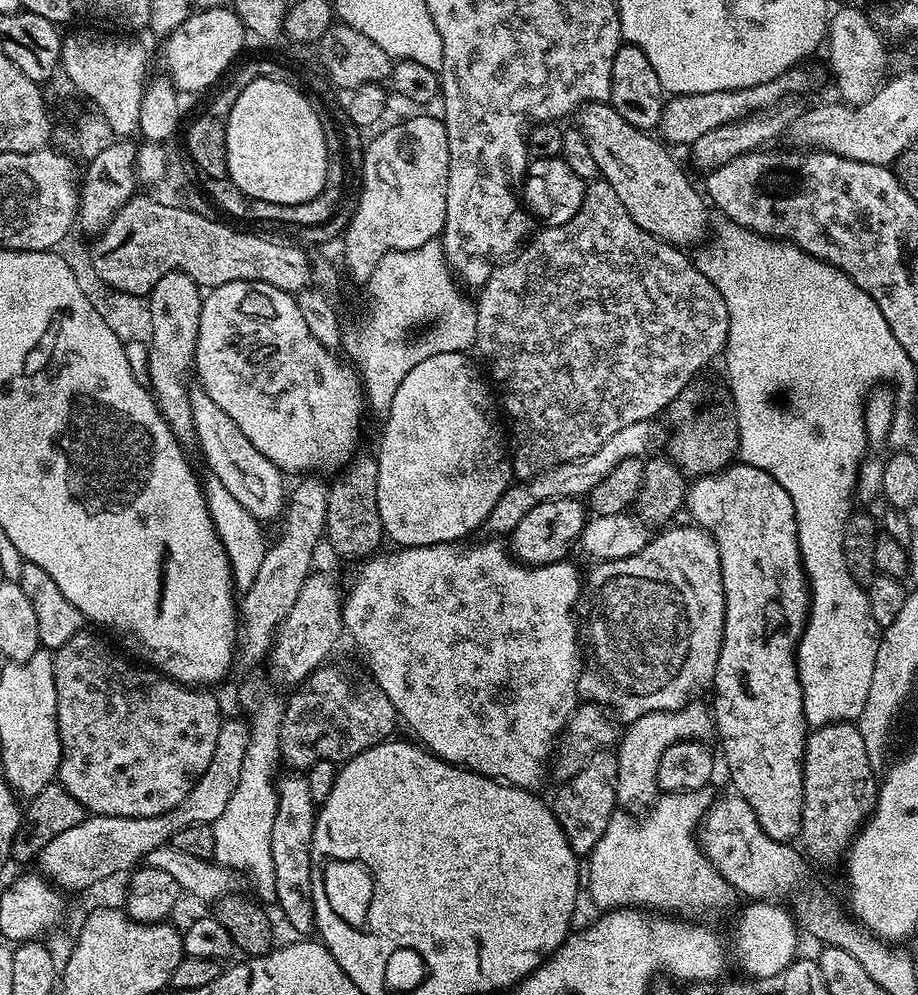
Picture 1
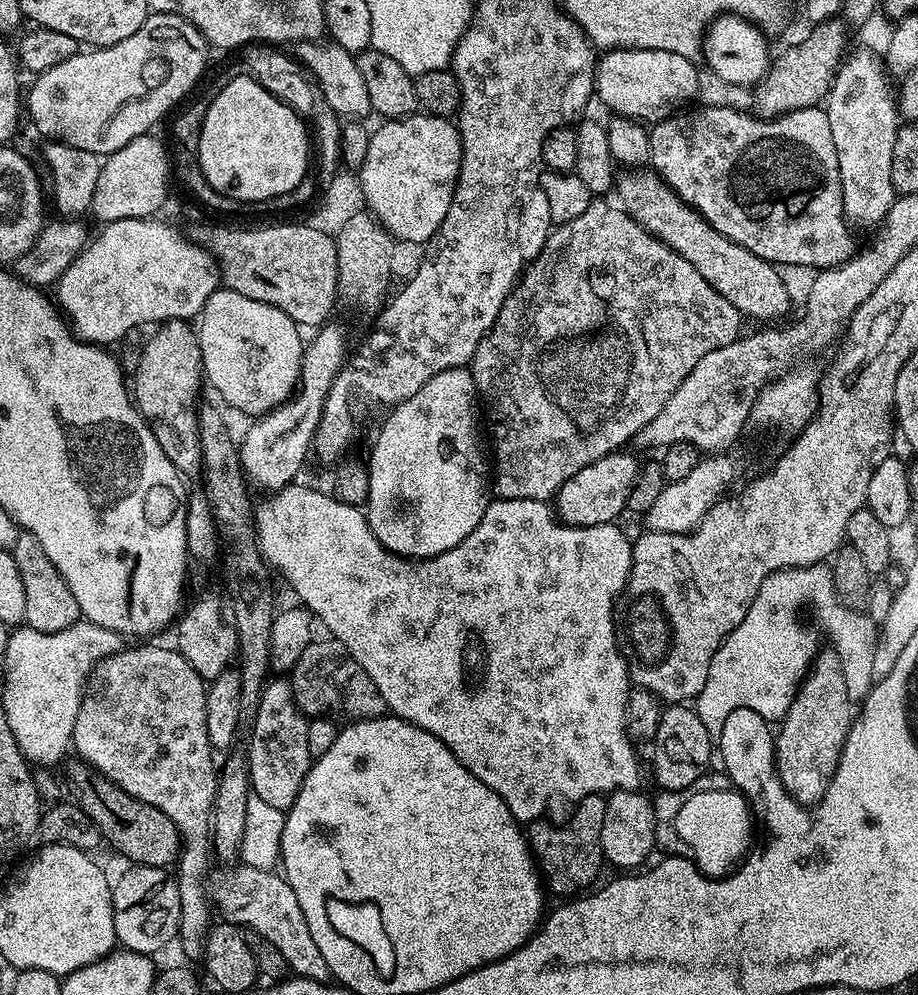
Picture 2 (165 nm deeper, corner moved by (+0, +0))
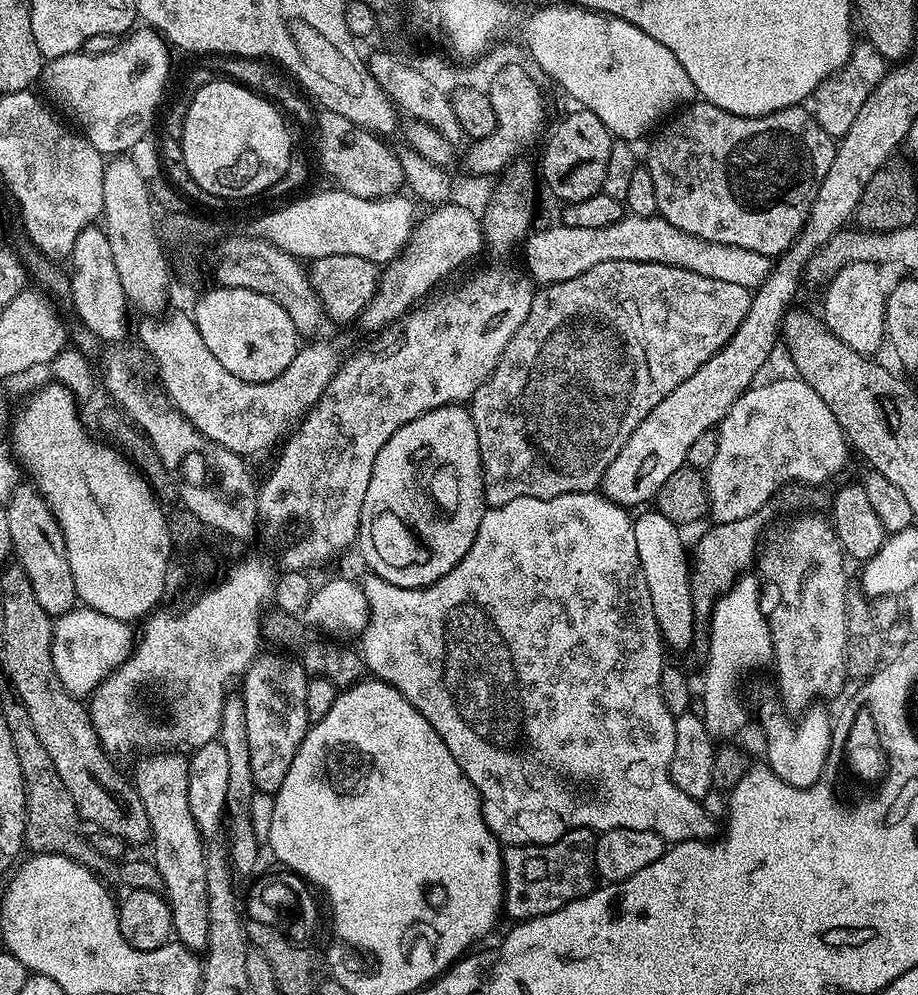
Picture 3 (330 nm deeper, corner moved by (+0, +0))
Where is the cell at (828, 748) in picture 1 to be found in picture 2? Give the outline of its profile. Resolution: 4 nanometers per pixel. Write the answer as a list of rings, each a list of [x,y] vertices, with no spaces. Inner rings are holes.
[[[831,650],[821,651],[805,676],[800,691],[796,693],[790,710],[779,721],[774,736],[776,773],[780,776],[782,786],[798,803],[815,806],[824,798],[840,765],[842,746],[852,728],[853,719],[854,704],[848,698],[840,659]]]

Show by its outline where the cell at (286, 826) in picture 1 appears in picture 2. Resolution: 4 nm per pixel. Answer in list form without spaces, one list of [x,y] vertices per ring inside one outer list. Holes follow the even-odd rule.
[[[269,679],[261,688],[258,714],[250,725],[252,741],[246,745],[251,791],[262,798],[262,802],[274,806],[282,813],[287,813],[294,806],[298,790],[312,767],[313,758],[307,750],[309,721],[309,717],[294,702],[292,685],[287,679]]]

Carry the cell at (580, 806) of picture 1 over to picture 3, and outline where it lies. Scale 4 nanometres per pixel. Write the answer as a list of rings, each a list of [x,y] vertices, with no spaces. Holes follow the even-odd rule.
[[[572,828],[566,834],[562,834],[562,838],[558,838],[549,844],[509,844],[503,849],[504,857],[504,896],[502,903],[502,912],[505,917],[509,916],[509,921],[519,922],[522,920],[533,920],[542,914],[550,914],[554,910],[562,910],[562,906],[566,906],[570,902],[574,902],[578,898],[582,898],[586,894],[590,894],[592,889],[597,887],[598,877],[596,875],[596,841],[597,833],[590,828]]]

